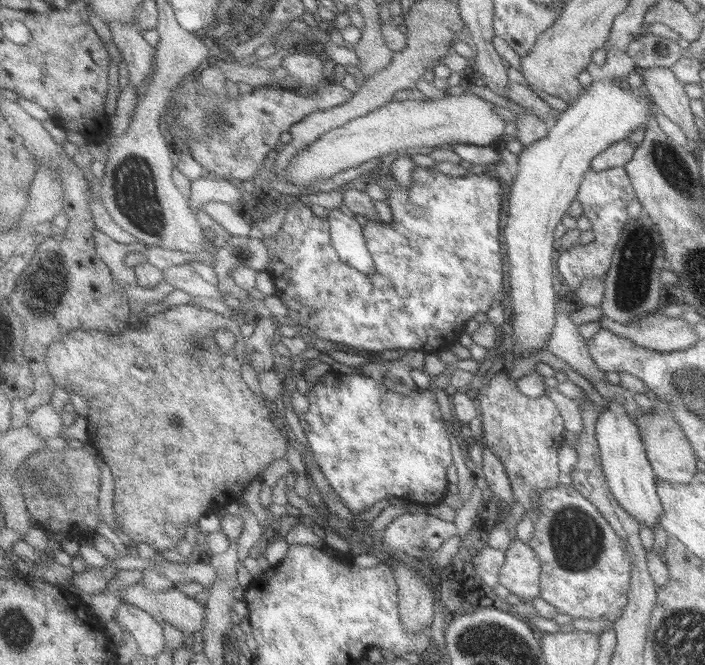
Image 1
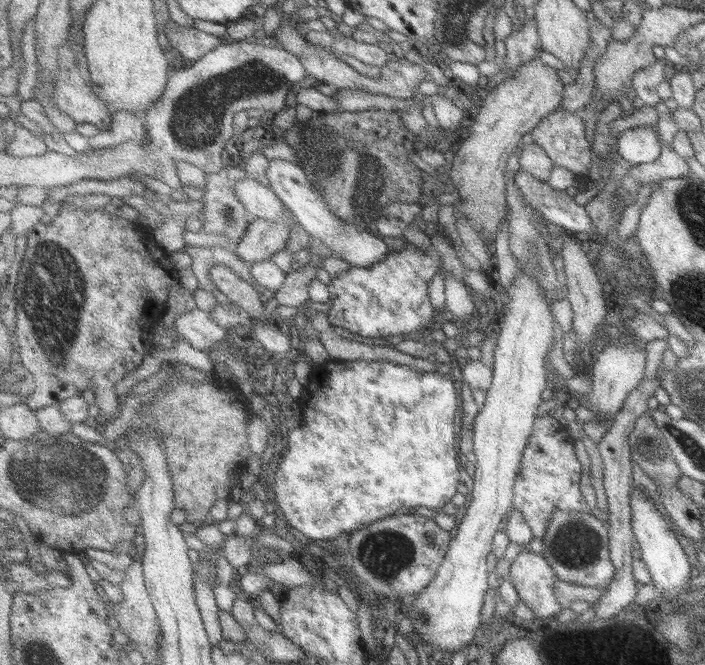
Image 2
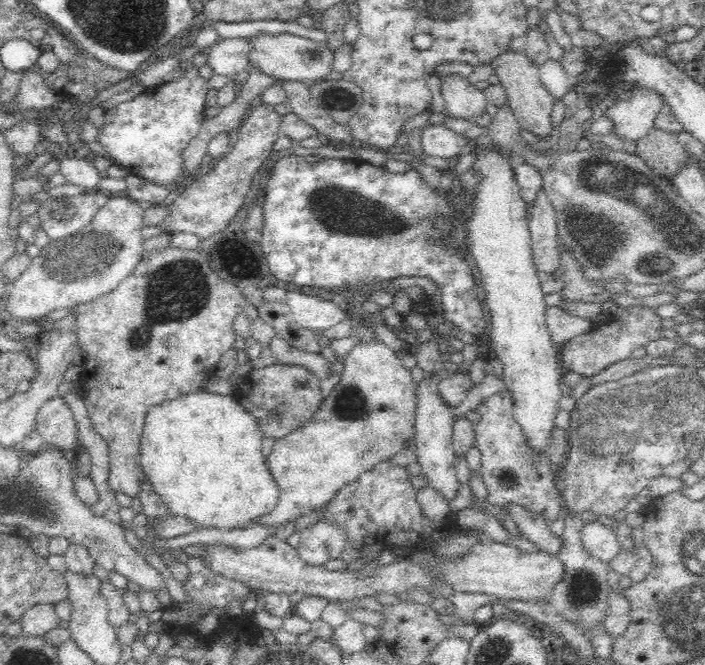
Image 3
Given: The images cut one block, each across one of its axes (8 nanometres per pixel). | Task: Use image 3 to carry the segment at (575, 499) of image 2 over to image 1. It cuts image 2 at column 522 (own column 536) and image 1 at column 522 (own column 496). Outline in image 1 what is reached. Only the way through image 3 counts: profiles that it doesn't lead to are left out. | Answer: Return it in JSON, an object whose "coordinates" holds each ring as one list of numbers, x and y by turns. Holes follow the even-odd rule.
{"coordinates":[[509,372,495,374,489,384,481,384,477,390,477,400,481,404,483,414,483,438,481,442,495,450,503,466,507,470,507,476,511,480,511,486,515,490,515,498,525,508,533,506,533,494,543,494,551,488,559,488,559,478,563,474,559,456,563,448,563,434,565,434,565,418,561,416,561,410,557,402,551,396,531,398,523,394,517,388,517,382,509,378]]}

